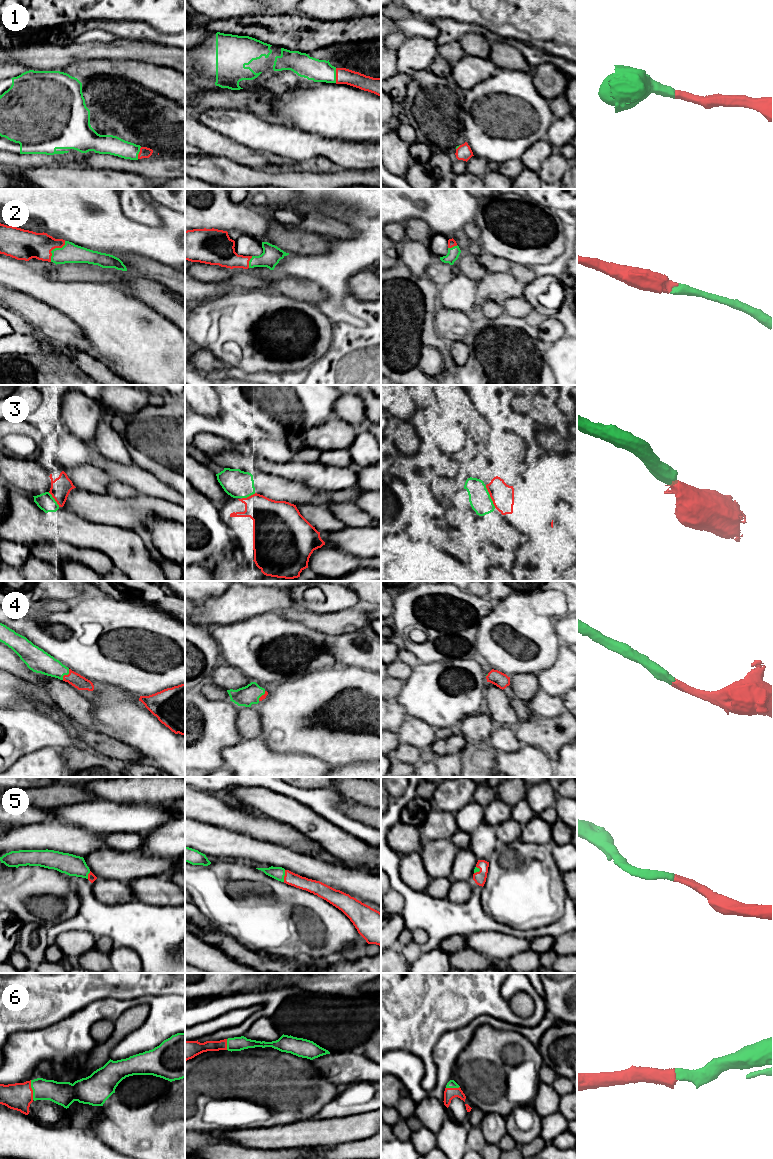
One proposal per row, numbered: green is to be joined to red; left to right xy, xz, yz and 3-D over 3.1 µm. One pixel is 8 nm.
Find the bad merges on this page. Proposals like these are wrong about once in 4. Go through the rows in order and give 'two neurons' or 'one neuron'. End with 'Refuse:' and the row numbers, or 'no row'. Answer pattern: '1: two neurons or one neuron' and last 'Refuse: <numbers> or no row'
1: one neuron
2: one neuron
3: two neurons
4: one neuron
5: one neuron
6: one neuron
Refuse: 3

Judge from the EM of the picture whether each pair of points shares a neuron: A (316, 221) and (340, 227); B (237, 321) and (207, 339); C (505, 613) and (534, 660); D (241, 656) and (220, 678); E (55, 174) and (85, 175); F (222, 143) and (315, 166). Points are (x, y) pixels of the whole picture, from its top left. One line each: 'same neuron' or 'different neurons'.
A: same neuron
B: same neuron
C: same neuron
D: different neurons
E: same neuron
F: same neuron

